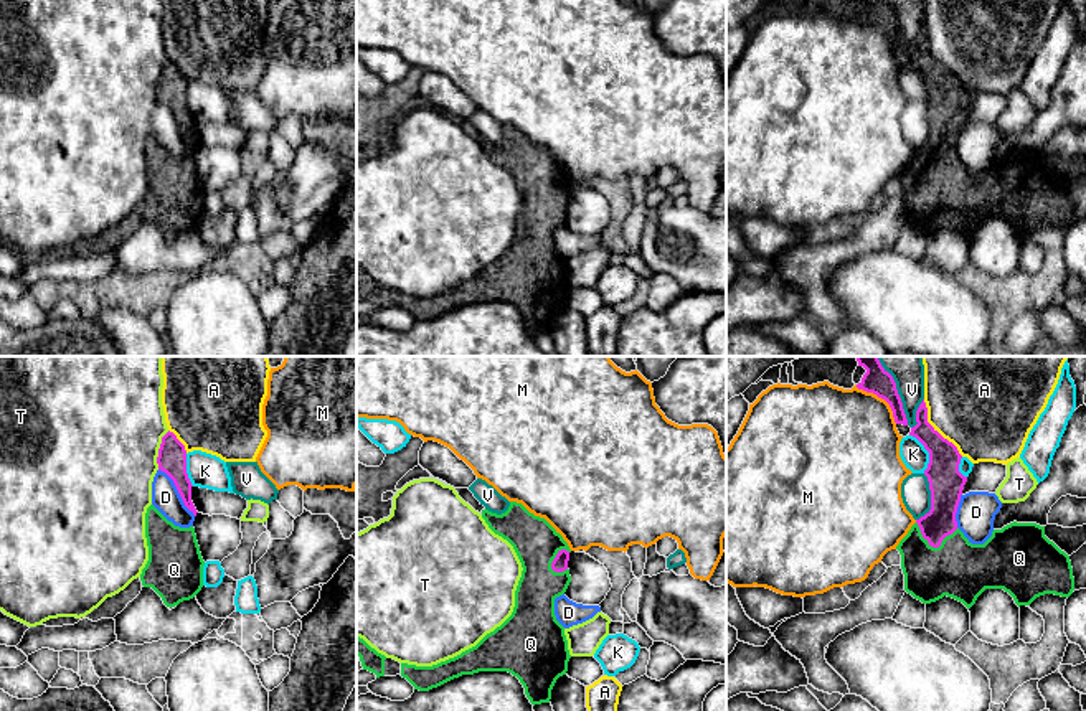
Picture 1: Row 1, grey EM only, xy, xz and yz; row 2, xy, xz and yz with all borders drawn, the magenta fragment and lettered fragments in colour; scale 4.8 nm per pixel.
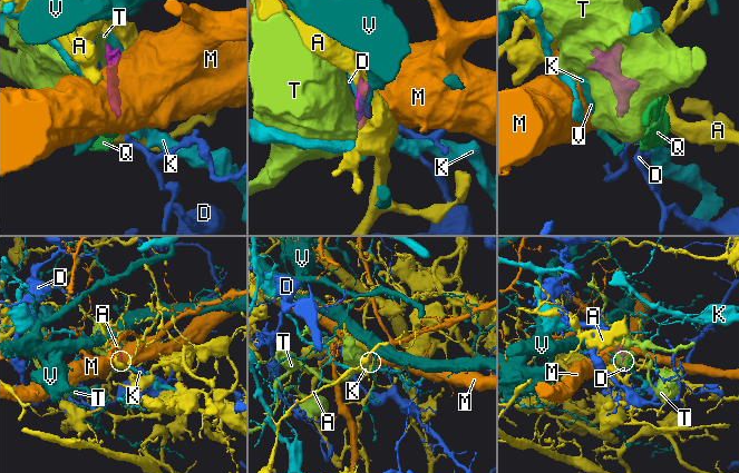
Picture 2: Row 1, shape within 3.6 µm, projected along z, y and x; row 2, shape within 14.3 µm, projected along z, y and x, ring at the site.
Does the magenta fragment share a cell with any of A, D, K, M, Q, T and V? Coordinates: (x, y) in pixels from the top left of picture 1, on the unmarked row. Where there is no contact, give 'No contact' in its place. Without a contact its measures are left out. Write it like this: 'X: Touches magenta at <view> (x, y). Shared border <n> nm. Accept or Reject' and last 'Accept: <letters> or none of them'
A: Touches magenta at yz (936, 61). Shared border 340 nm. Reject
D: Touches magenta at xy (179, 122). Shared border 300 nm. Reject
K: Touches magenta at yz (928, 81). Shared border 200 nm. Reject
M: Touches magenta at yz (882, 28). Shared border 280 nm. Reject
Q: Touches magenta at yz (934, 177). Shared border 220 nm. Accept
T: Touches magenta at xy (159, 81). Shared border 200 nm. Reject
V: Touches magenta at yz (898, 27). Shared border 300 nm. Reject
Accept: Q

